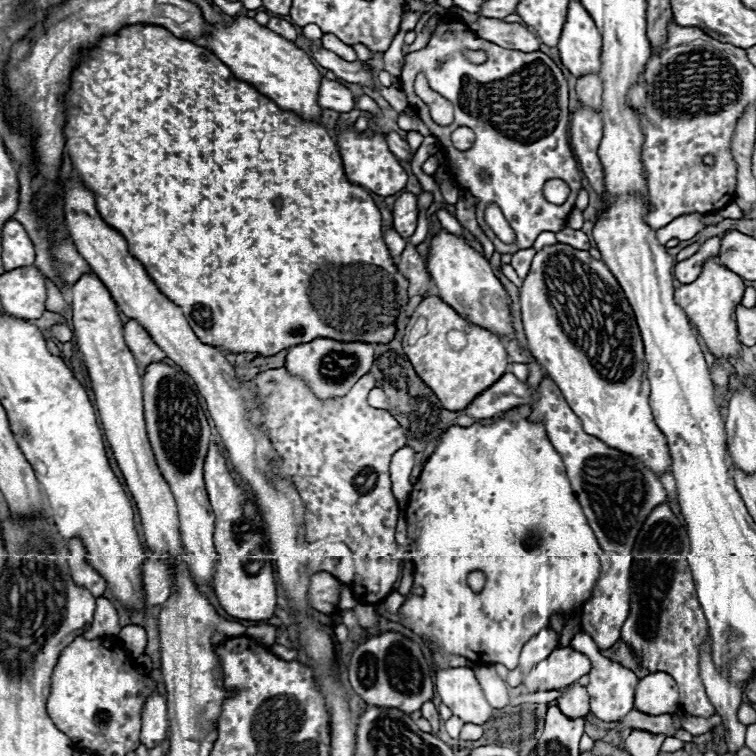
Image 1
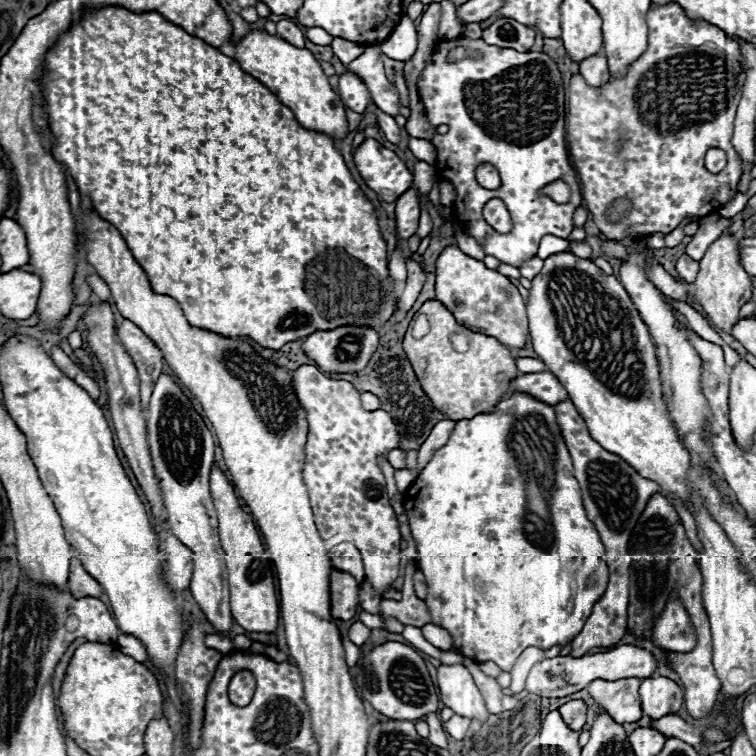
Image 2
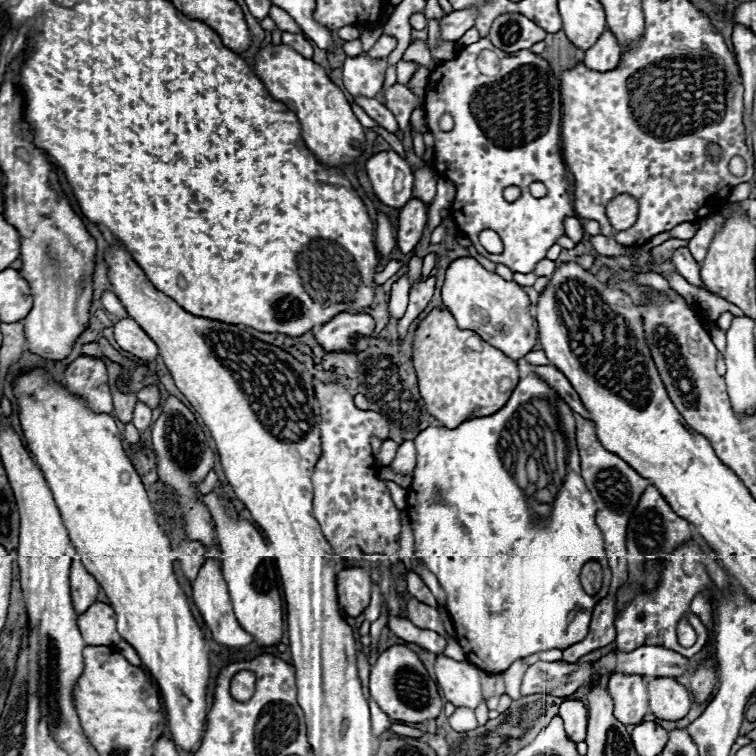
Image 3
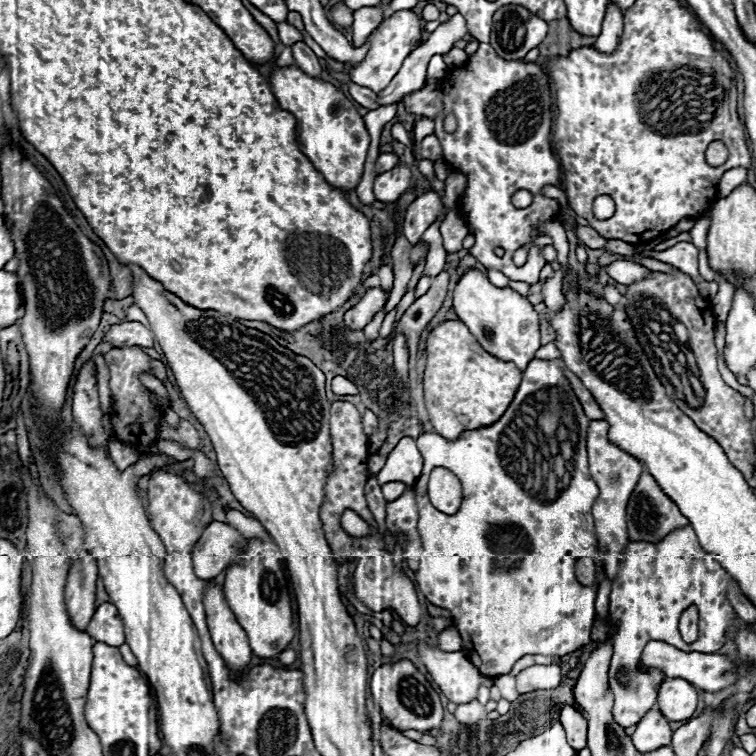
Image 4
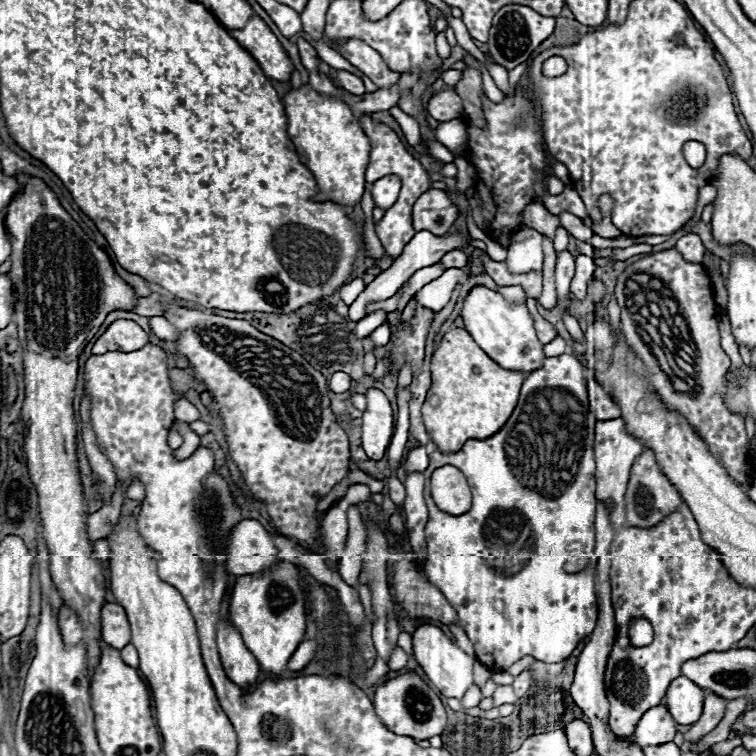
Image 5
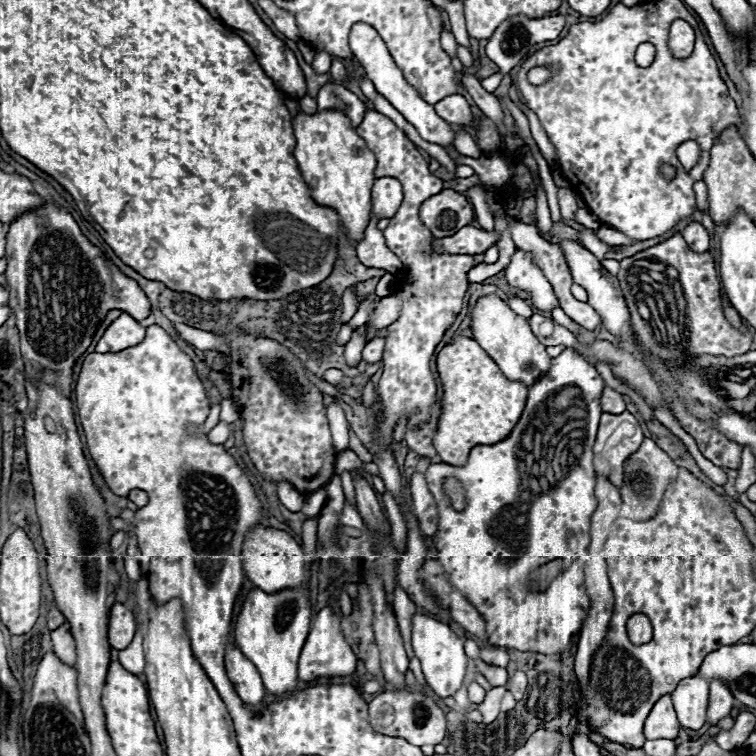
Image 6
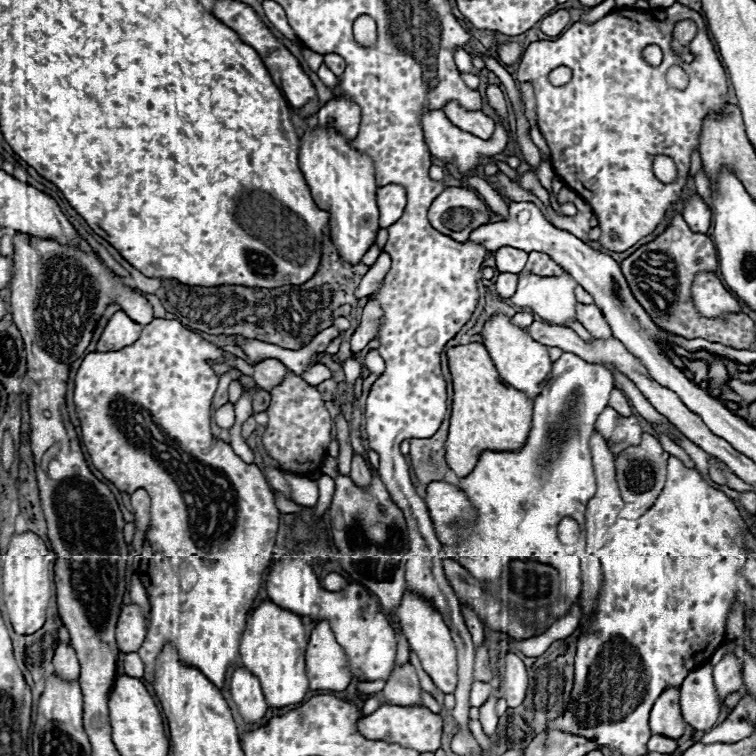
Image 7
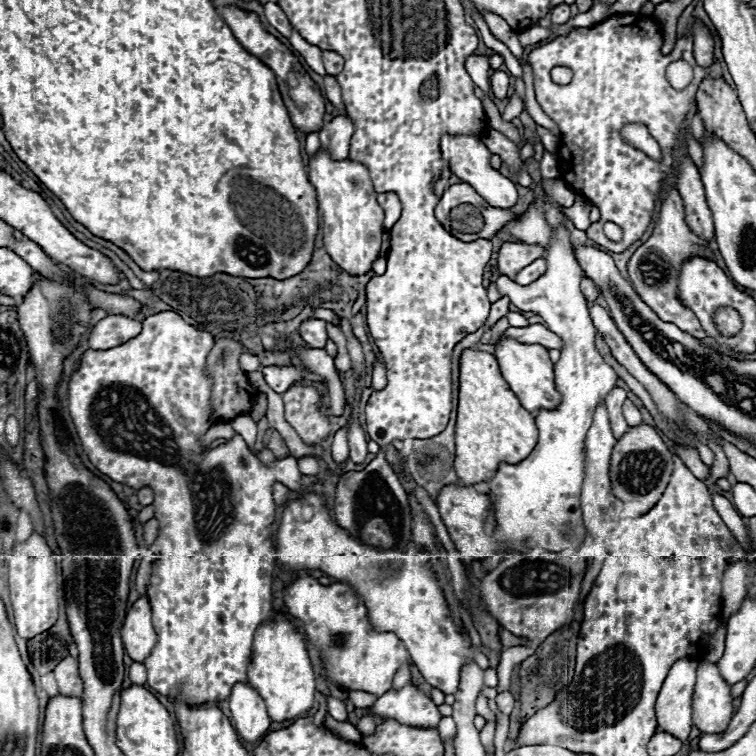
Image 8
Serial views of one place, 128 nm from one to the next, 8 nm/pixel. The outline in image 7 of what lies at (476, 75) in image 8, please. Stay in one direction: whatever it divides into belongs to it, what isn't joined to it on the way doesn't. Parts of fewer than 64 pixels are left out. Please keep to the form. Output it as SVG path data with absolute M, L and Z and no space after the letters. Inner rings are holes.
M454 48L454 62L458 66L460 72L472 72L472 74L480 74L478 70L472 68L472 56L464 50L464 48Z

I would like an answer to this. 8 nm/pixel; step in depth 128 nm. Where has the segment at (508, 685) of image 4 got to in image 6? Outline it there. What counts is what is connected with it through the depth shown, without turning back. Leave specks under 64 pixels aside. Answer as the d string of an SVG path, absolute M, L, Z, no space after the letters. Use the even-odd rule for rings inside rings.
M504 686L492 688L492 690L486 694L484 702L478 706L478 710L480 710L482 716L484 716L484 724L490 724L490 722L498 716L498 712L500 712L500 700L502 700L504 692L506 692Z

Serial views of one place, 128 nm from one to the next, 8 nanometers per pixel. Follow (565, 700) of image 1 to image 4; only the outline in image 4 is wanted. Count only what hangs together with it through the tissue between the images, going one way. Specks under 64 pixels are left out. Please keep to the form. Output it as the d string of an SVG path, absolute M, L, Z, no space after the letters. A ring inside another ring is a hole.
M570 704L560 710L560 722L566 730L568 742L572 748L582 750L586 746L586 718Z

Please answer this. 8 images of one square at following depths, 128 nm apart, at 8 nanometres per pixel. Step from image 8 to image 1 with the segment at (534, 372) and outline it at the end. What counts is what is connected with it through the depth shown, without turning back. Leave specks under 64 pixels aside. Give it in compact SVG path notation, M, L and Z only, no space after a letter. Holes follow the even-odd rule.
M440 230L430 242L426 264L438 288L438 296L446 304L450 304L456 312L460 312L460 316L464 316L476 326L492 330L498 336L502 334L514 336L512 318L508 312L508 296L500 280L494 276L490 262L480 252L476 252L472 246L468 246L462 236Z

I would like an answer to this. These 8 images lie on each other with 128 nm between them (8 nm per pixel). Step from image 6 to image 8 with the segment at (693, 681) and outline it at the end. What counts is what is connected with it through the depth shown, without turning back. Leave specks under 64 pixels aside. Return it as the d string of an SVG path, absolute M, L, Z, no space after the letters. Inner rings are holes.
M700 662L696 668L696 686L692 694L692 718L702 732L722 732L732 718L730 686L722 680L712 662Z

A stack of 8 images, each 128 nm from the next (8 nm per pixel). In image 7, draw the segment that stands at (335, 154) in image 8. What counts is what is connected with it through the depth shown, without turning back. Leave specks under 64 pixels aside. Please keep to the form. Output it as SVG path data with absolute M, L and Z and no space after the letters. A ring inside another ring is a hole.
M334 96L318 110L320 126L332 126L348 140L354 140L360 126L360 106L350 102L348 98Z

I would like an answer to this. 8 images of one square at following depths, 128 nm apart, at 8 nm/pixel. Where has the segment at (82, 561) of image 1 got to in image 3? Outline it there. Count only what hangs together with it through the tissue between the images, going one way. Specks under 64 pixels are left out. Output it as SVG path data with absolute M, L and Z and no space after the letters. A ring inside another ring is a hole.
M78 558L72 562L72 568L70 568L70 590L72 590L74 610L78 614L84 612L84 608L88 608L96 600L98 590L100 590L94 576L86 572L86 568L82 566Z

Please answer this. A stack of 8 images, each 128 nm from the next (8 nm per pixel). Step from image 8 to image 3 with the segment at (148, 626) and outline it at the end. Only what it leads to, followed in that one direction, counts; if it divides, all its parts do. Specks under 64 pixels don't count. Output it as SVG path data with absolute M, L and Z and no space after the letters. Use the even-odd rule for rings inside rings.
M94 602L86 612L78 614L76 624L84 642L90 646L116 646L120 642L116 614L104 602Z

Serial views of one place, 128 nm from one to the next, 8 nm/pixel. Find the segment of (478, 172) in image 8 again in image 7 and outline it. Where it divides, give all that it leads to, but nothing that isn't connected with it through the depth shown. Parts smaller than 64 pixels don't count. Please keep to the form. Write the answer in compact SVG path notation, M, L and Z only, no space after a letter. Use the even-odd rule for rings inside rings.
M422 110L420 112L420 126L424 132L424 142L428 144L432 156L452 162L462 174L474 172L480 166L480 162L478 162L480 156L494 156L494 154L502 152L508 142L508 130L502 124L496 124L496 130L490 140L480 140L480 138L456 128L454 124L450 124L450 120L444 116L442 110Z

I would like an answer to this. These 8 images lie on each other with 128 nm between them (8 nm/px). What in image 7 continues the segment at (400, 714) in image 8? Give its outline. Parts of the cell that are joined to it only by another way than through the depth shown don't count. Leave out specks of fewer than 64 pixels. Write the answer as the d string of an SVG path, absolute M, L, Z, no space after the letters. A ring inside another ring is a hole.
M394 664L382 692L388 704L400 704L400 706L422 704L418 676L410 664L402 664L402 666Z

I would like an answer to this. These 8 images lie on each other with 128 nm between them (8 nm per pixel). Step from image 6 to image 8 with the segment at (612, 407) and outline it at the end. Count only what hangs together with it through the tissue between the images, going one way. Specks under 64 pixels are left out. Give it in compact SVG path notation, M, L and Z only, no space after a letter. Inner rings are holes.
M626 400L626 402L622 404L622 412L624 412L624 418L626 418L626 422L628 422L630 426L638 426L638 424L642 422L642 416L640 416L638 408L636 408L630 400Z

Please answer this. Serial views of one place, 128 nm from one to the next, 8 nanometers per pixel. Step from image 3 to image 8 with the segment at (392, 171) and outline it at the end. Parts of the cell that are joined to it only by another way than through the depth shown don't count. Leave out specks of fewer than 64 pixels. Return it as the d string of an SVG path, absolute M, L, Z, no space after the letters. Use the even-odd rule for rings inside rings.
M382 192L378 194L378 204L384 208L384 228L390 230L392 224L396 224L396 220L400 218L400 212L402 212L402 204L398 200L398 196L394 192Z

